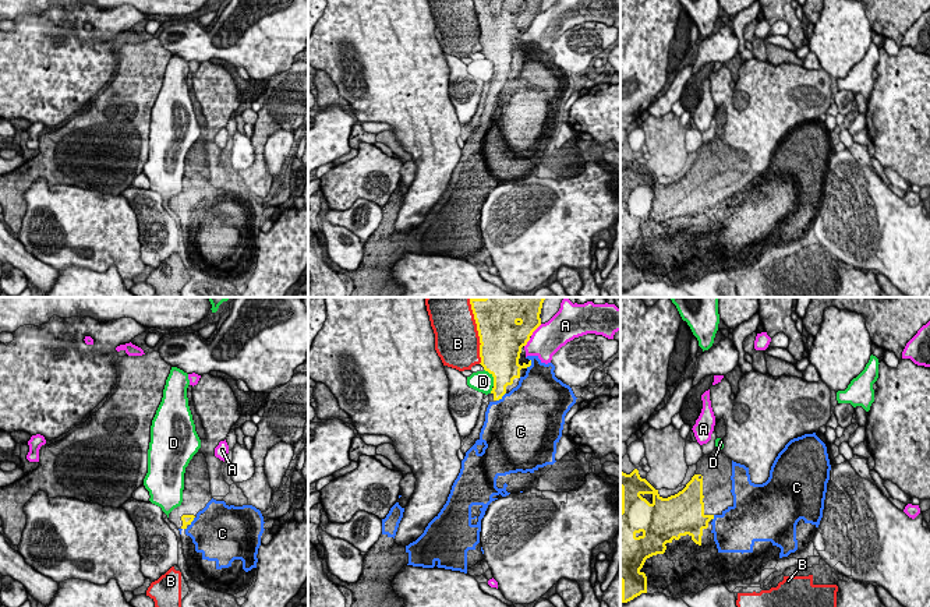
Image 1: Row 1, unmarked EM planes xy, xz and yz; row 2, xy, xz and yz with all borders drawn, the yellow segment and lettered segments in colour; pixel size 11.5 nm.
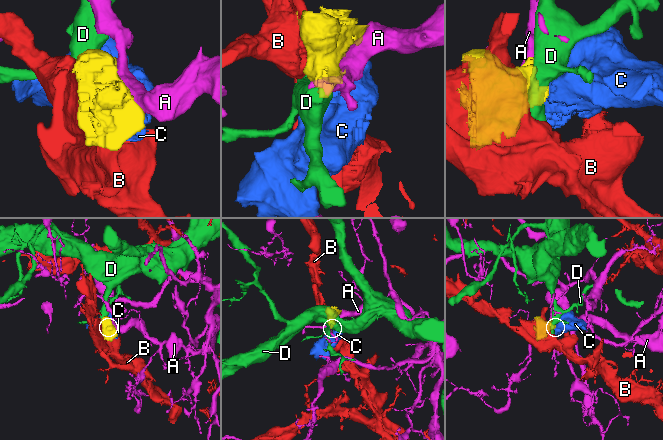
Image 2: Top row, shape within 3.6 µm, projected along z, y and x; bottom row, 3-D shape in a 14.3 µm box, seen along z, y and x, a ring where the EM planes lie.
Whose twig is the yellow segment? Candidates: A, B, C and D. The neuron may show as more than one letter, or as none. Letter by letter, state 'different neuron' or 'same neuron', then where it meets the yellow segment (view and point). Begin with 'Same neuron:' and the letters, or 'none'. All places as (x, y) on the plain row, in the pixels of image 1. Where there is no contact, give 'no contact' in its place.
Same neuron: C
A: different neuron; contact xz (536, 16)
B: different neuron; contact xz (480, 25)
C: same neuron; contact xz (501, 84)
D: different neuron; contact xz (492, 63)

